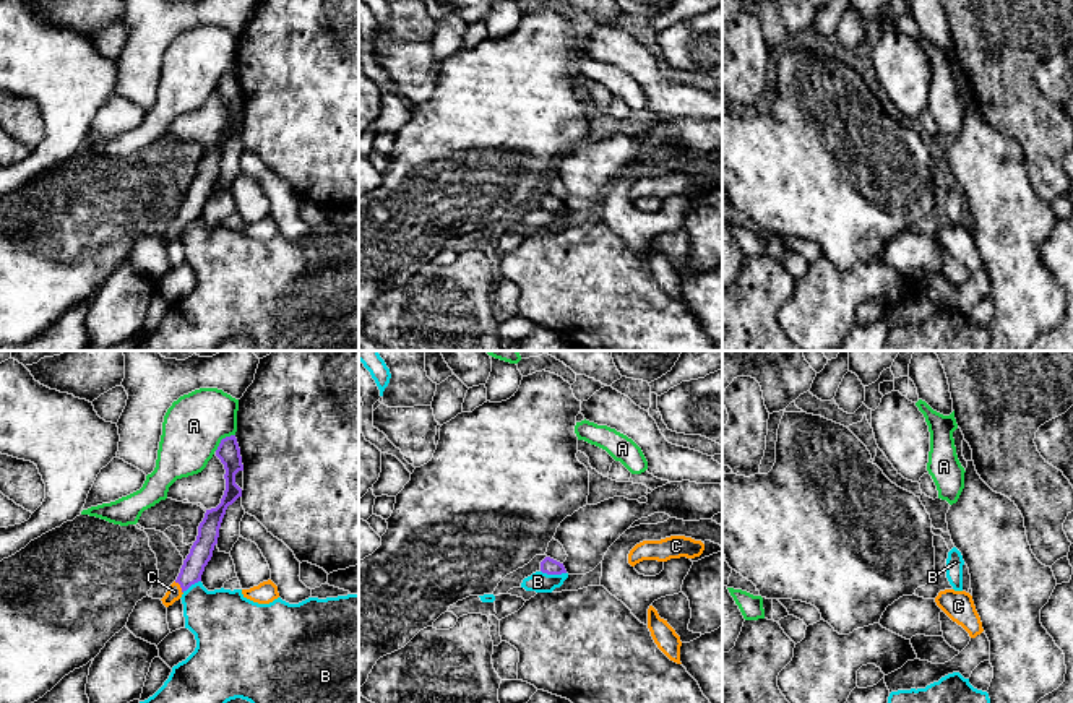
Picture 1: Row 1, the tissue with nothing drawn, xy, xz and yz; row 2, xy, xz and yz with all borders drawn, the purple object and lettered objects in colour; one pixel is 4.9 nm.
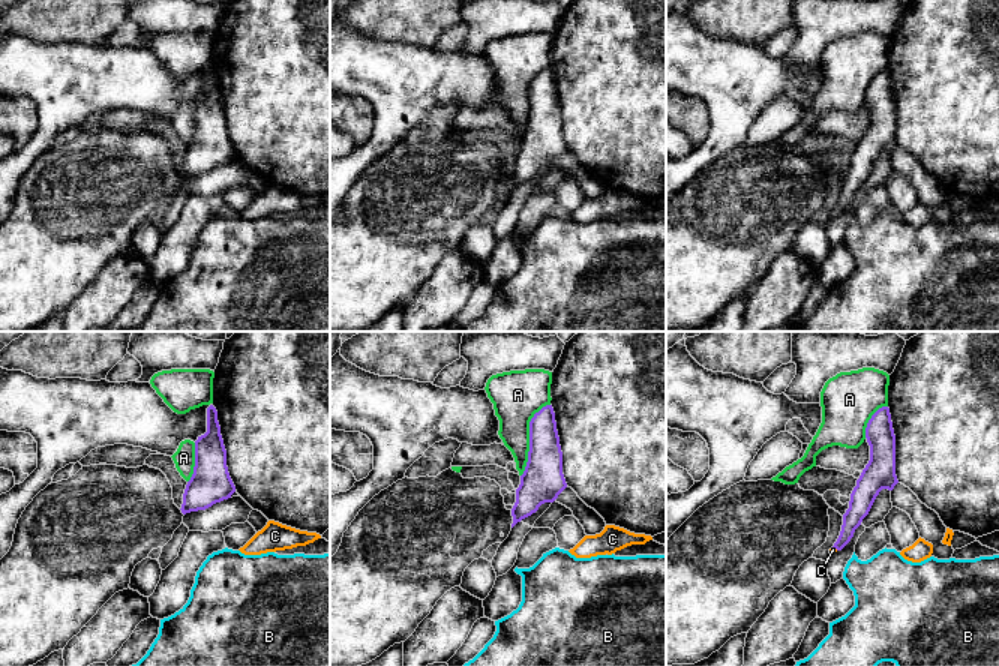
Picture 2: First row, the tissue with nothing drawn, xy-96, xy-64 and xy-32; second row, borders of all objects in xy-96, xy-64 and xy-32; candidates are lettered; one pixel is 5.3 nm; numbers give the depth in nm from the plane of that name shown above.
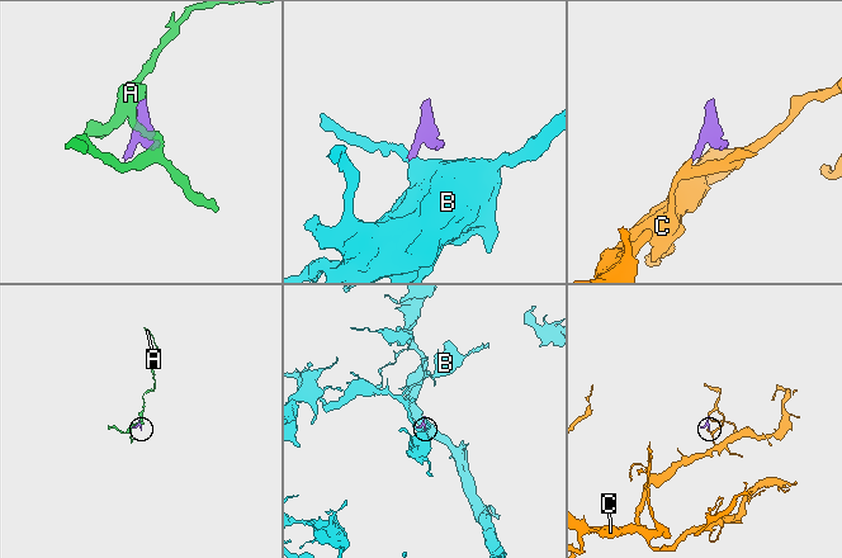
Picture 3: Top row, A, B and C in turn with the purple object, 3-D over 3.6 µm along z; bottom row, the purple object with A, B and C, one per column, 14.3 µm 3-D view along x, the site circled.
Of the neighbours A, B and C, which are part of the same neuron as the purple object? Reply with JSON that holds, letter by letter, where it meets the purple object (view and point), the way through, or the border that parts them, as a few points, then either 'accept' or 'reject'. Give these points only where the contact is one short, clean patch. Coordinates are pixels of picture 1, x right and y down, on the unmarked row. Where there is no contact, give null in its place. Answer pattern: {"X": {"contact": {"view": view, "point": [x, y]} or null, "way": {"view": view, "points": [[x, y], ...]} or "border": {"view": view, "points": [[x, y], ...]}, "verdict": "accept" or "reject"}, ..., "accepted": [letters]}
{"A": {"contact": {"view": "xy", "point": [223, 75]}, "verdict": "reject"}, "B": {"contact": {"view": "xz", "point": [554, 210]}, "border": {"view": "xz", "points": [[541, 207], [565, 210]]}, "verdict": "reject"}, "C": {"contact": {"view": "xy", "point": [180, 223]}, "way": {"view": "xy", "points": [[200, 190], [180, 223], [174, 228]]}, "verdict": "accept"}, "accepted": ["C"]}

